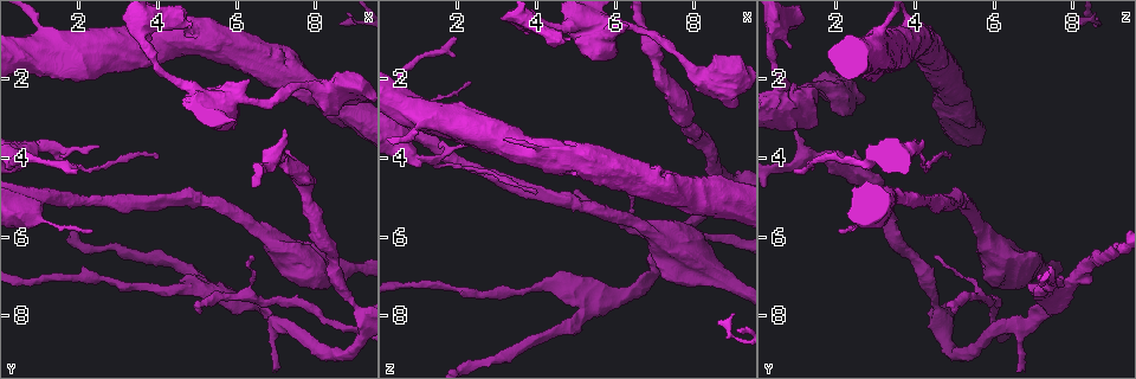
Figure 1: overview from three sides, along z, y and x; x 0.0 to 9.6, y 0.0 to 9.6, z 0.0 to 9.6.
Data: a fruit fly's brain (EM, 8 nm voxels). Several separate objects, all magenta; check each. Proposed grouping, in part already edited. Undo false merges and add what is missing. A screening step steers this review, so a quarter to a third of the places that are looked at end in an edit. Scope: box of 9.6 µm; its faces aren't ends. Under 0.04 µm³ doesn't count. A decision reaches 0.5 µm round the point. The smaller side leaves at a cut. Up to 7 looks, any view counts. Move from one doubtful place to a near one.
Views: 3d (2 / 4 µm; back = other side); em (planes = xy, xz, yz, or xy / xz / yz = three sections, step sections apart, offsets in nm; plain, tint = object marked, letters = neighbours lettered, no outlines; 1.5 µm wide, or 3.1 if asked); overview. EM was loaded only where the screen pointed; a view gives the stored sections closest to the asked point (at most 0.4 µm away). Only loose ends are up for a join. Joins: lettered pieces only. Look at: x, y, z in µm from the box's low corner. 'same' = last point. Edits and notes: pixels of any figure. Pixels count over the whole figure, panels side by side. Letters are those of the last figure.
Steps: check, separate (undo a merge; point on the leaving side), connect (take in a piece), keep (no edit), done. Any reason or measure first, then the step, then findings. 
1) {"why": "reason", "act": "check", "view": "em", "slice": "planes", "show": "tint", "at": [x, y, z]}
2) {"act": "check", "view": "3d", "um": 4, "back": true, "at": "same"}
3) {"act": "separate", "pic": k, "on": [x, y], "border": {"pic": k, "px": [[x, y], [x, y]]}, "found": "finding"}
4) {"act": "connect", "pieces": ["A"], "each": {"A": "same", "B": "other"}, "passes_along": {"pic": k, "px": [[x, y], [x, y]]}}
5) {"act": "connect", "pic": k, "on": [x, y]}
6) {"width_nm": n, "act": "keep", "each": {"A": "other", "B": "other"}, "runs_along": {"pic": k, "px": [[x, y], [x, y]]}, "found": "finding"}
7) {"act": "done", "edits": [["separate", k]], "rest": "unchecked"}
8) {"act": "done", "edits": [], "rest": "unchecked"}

{"why": "free end", "act": "check", "view": "em", "slice": "planes", "show": "letters", "at": [7.20, 3.35, 0.90]}

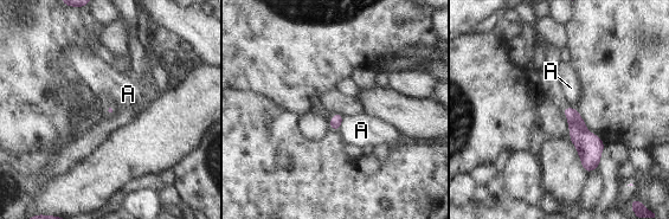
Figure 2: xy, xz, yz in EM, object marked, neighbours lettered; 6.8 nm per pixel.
{"longest_contact_nm": ["A", 110], "act": "keep", "each": {"A": "other"}, "border": {"pic": 2, "px": [[345, 116], [339, 130]]}, "found": "no lettered piece goes on from it"}

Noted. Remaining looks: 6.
{"why": "long arm stops here", "act": "check", "view": "3d", "um": 4, "back": true, "at": [1.95, 4.40, 0.95]}

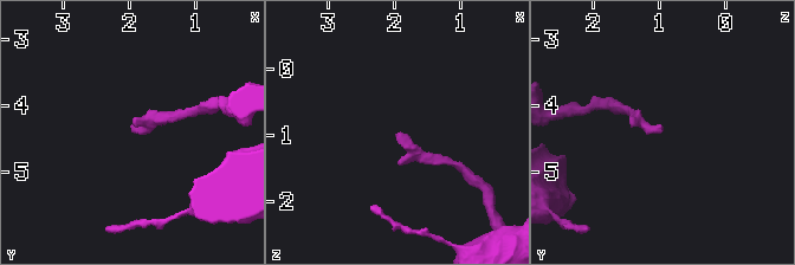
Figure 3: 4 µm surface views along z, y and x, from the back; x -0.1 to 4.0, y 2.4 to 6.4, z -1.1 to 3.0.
{"why": "now the EM", "act": "check", "view": "em", "slice": "xy", "step": 8, "show": "letters", "at": [1.90, 4.40, 0.95]}

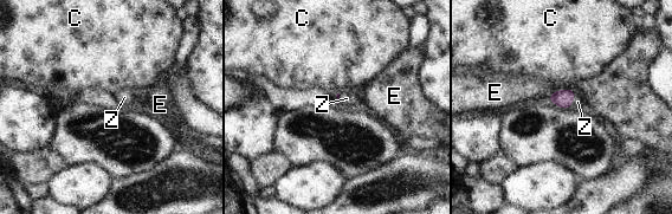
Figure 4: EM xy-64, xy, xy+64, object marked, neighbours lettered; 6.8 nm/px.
{"act": "connect", "pieces": ["Z"], "each": {"C": "other", "E": "other", "Z": "same"}, "found": "it goes on there"}

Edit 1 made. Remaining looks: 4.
{"why": "thin end", "act": "check", "view": "3d", "um": 4, "at": [6.45, 6.50, 4.55]}

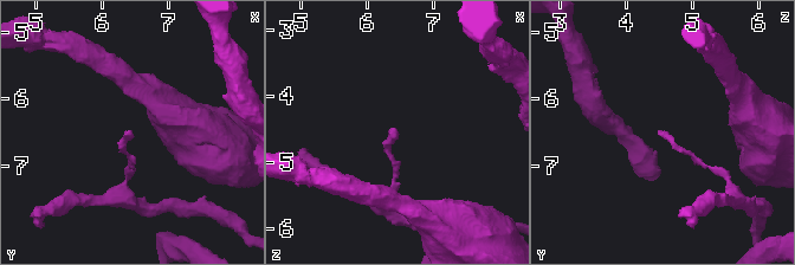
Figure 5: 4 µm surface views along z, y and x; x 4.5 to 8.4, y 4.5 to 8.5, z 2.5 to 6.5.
{"why": "shape alone is not enough", "act": "check", "view": "em", "slice": "yz", "step": 8, "show": "letters", "at": [6.45, 6.45, 4.50]}

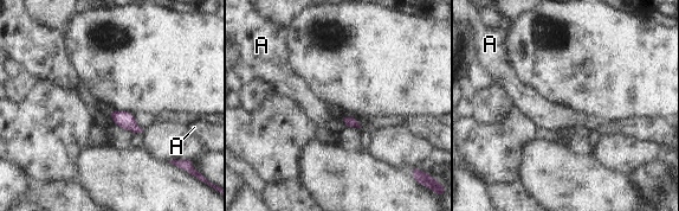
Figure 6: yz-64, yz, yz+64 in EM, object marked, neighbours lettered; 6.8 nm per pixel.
{"why": "cut it another way", "act": "check", "view": "em", "slice": "planes", "show": "letters", "at": "same"}

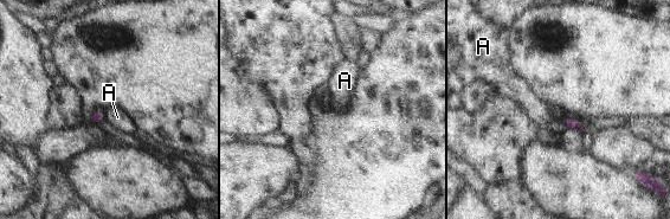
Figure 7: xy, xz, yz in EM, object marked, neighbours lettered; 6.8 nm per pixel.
{"width_nm": 60, "act": "keep", "each": {"A": "other"}, "border": {"pic": 7, "px": [[564, 121], [574, 118], [582, 127]]}, "found": "no lettered piece goes on from it"}

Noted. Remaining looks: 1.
{"act": "done", "edits": [["connect", 4]], "rest": "unchecked"}

